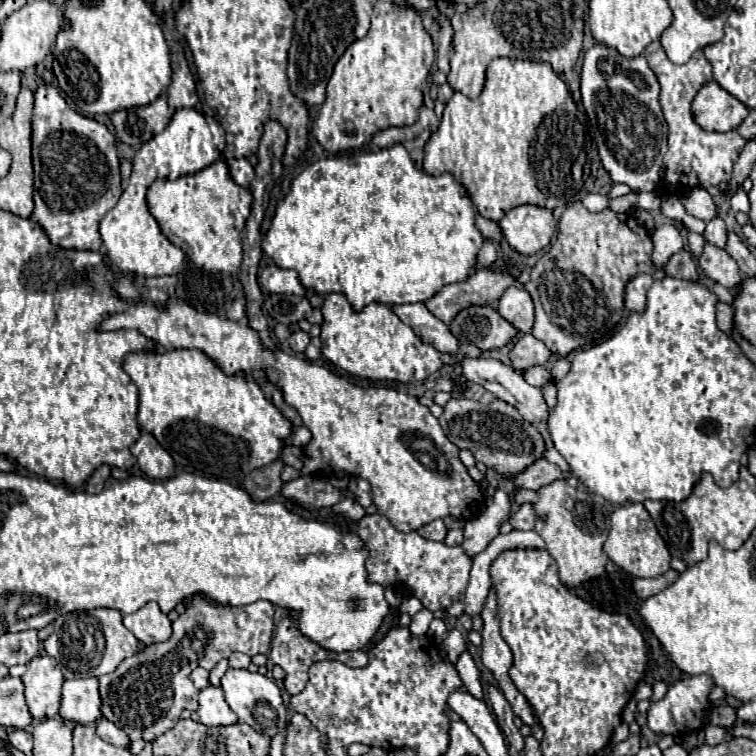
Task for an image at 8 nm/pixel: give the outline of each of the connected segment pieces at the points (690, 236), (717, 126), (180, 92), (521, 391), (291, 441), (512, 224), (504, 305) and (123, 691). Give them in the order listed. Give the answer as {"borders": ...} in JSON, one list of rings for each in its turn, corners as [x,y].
{"borders":[[[[683,225],[683,229],[685,229],[685,233],[687,233],[687,245],[689,245],[691,253],[697,257],[697,255],[703,251],[703,237],[697,235],[697,233],[693,233],[693,231],[689,231],[685,225]]],[[[709,81],[697,91],[691,103],[691,111],[699,127],[705,131],[723,133],[739,127],[749,109],[725,89],[721,89],[715,81]]],[[[173,43],[171,47],[171,69],[173,69],[173,77],[171,77],[171,85],[167,87],[169,105],[175,109],[193,107],[199,101],[199,97],[195,89],[195,79],[189,71],[183,47],[179,43]]],[[[463,357],[463,359],[459,361],[459,365],[461,365],[461,369],[463,369],[461,373],[463,373],[463,377],[465,377],[467,381],[485,387],[485,389],[487,389],[489,393],[493,393],[497,399],[513,405],[513,407],[521,413],[521,417],[523,417],[525,421],[535,423],[535,421],[545,421],[545,419],[547,419],[547,405],[545,405],[545,401],[543,401],[543,397],[541,397],[541,391],[539,391],[537,387],[531,387],[529,383],[525,383],[523,377],[515,373],[513,367],[501,363],[499,359],[491,359],[491,357],[487,357],[487,359]]],[[[302,426],[295,429],[295,431],[293,431],[289,437],[284,439],[284,444],[285,446],[294,445],[304,448],[307,446],[307,443],[309,443],[310,439],[310,431],[306,427]]],[[[521,205],[511,209],[501,221],[503,239],[521,255],[535,255],[545,249],[555,231],[555,219],[549,209]]],[[[509,287],[501,299],[499,309],[503,319],[507,319],[519,333],[531,333],[533,327],[533,301],[525,289]]],[[[195,595],[187,603],[185,611],[173,621],[173,635],[165,643],[147,645],[143,651],[123,659],[113,673],[99,677],[99,695],[103,701],[101,713],[105,719],[115,723],[119,729],[123,729],[131,741],[143,739],[151,743],[179,721],[179,715],[183,709],[189,709],[189,711],[197,709],[199,691],[193,687],[189,679],[189,673],[195,667],[213,669],[219,659],[229,657],[233,651],[247,653],[251,657],[257,653],[267,653],[271,647],[271,637],[273,637],[273,605],[271,603],[257,601],[243,607],[231,607],[231,605],[213,603],[211,599],[203,595]]]]}

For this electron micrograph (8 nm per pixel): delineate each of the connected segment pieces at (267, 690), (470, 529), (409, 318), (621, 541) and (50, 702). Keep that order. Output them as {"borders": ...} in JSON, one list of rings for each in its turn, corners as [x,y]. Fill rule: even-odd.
{"borders":[[[[229,667],[227,673],[225,673],[223,679],[221,679],[221,687],[223,687],[223,691],[225,691],[225,699],[227,699],[229,707],[237,713],[237,717],[239,717],[241,723],[251,725],[255,731],[265,733],[265,735],[269,735],[269,737],[273,737],[273,735],[279,731],[281,725],[287,725],[287,707],[283,705],[281,691],[279,691],[279,687],[277,687],[267,675],[251,673],[251,671],[247,671],[247,669],[231,669],[231,667]],[[261,703],[265,703],[267,707],[271,707],[271,711],[275,713],[275,717],[267,715],[267,711],[261,713],[261,709],[259,709]]],[[[495,491],[493,501],[487,503],[485,509],[465,525],[463,549],[467,551],[467,555],[479,555],[489,545],[489,541],[499,533],[501,521],[509,519],[509,501],[511,499],[505,491]]],[[[413,303],[413,305],[395,305],[393,311],[399,315],[403,323],[407,323],[423,343],[433,345],[437,351],[447,353],[457,357],[459,353],[459,339],[455,339],[449,331],[449,327],[431,315],[423,303]]],[[[627,503],[611,515],[611,533],[605,543],[607,557],[633,577],[659,577],[671,569],[671,553],[641,503]]],[[[37,655],[33,661],[27,663],[27,671],[23,673],[23,685],[25,685],[25,699],[27,707],[33,715],[33,719],[51,719],[59,711],[59,699],[61,699],[61,685],[63,685],[63,673],[57,667],[55,659],[49,655]]]]}

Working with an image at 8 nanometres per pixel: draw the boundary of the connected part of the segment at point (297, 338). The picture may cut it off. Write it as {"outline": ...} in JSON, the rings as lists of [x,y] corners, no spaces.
{"outline":[[[295,331],[295,333],[289,337],[289,345],[291,345],[291,349],[293,349],[295,353],[303,353],[305,347],[307,347],[307,343],[309,343],[309,333],[305,333],[305,331]]]}

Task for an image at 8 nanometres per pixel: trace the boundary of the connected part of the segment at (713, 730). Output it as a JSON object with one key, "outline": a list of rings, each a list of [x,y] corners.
{"outline":[[[709,725],[705,729],[705,743],[707,745],[719,745],[723,741],[723,735],[725,735],[725,729],[723,727],[715,727],[715,725]]]}

